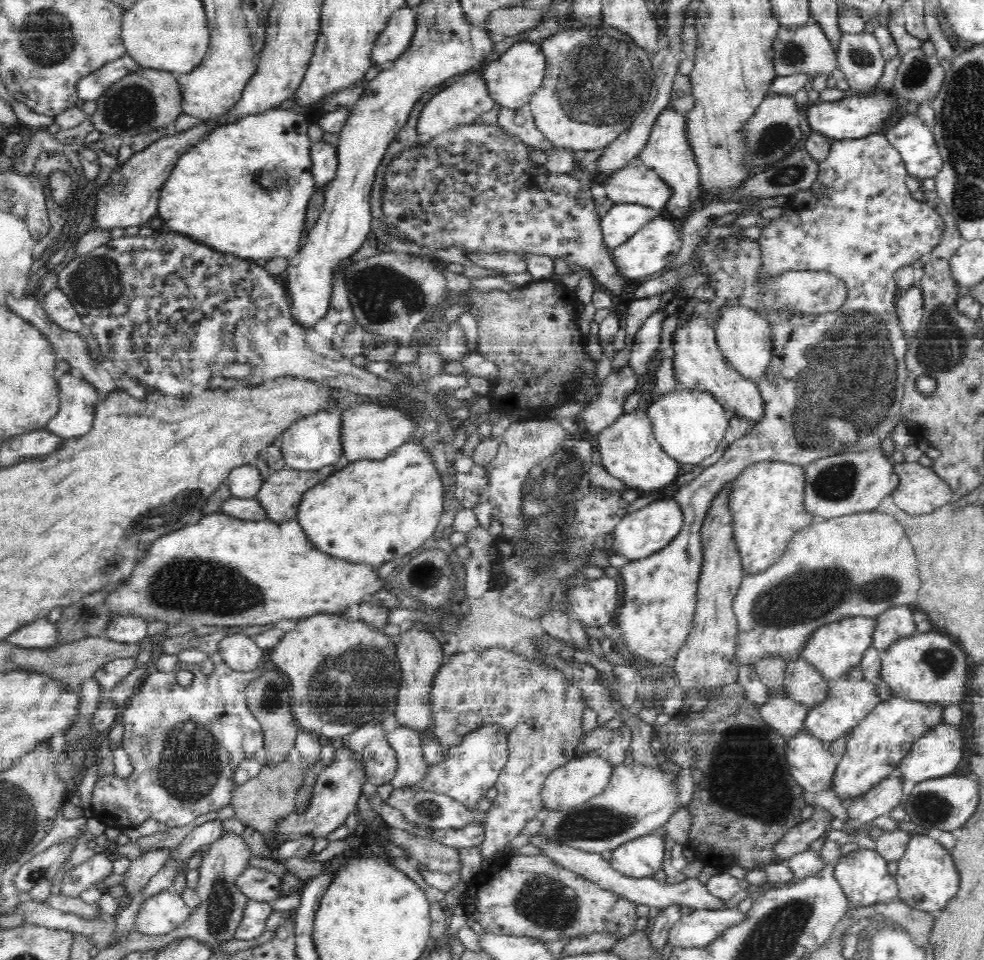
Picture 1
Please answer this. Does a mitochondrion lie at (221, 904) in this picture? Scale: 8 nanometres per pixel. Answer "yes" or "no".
yes

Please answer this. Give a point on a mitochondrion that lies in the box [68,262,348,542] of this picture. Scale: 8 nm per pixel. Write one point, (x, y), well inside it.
(167, 516)

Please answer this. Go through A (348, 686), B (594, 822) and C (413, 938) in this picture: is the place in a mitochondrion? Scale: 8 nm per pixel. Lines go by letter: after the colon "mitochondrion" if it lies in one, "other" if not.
A: mitochondrion
B: mitochondrion
C: other

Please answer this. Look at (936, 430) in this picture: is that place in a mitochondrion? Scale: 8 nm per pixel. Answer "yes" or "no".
no

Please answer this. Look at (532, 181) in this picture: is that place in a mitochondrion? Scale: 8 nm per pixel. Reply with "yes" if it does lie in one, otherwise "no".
no

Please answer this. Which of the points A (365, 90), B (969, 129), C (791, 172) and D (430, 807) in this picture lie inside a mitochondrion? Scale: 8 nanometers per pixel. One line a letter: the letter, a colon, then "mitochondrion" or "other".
A: other
B: mitochondrion
C: mitochondrion
D: mitochondrion

